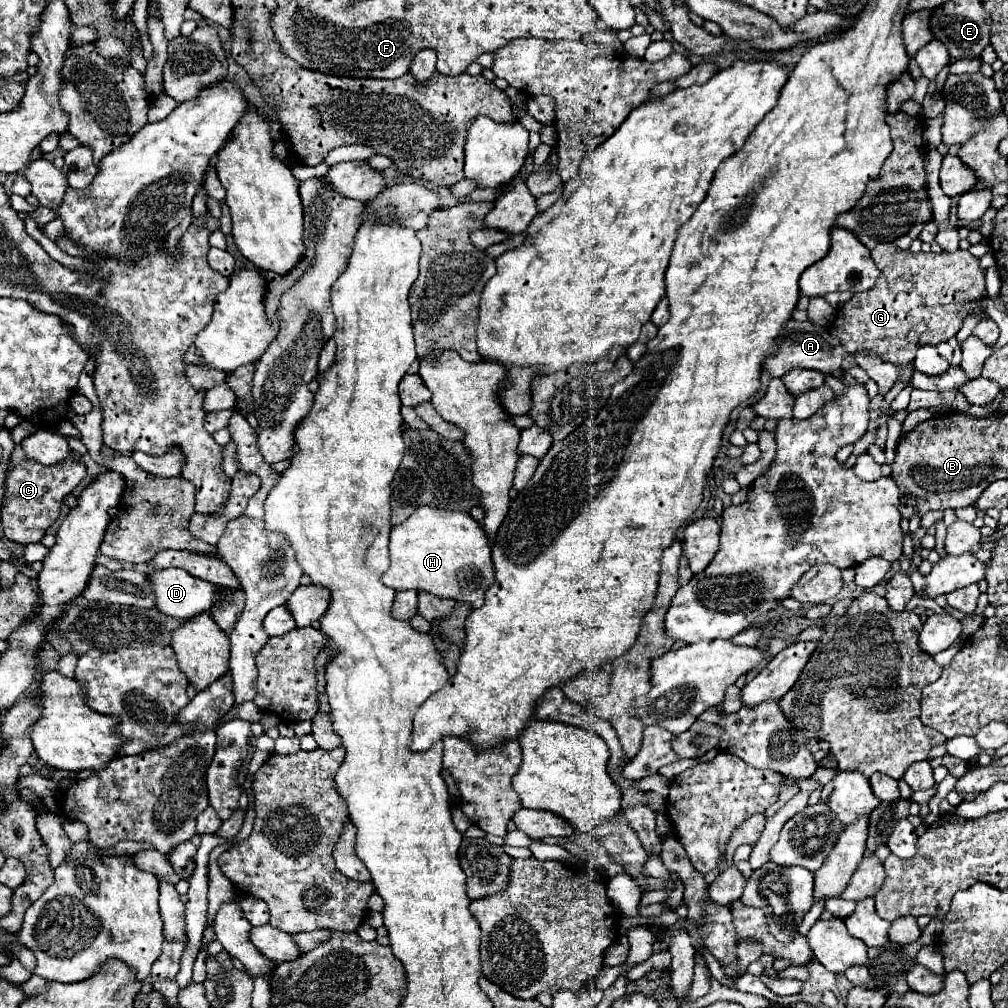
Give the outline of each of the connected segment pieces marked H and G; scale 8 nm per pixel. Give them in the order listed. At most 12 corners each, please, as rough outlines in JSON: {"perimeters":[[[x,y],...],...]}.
{"perimeters":[[[420,506],[390,532],[394,590],[484,604],[490,542],[468,514]],[[878,244],[874,288],[838,308],[848,352],[898,366],[984,312],[968,250]]]}

